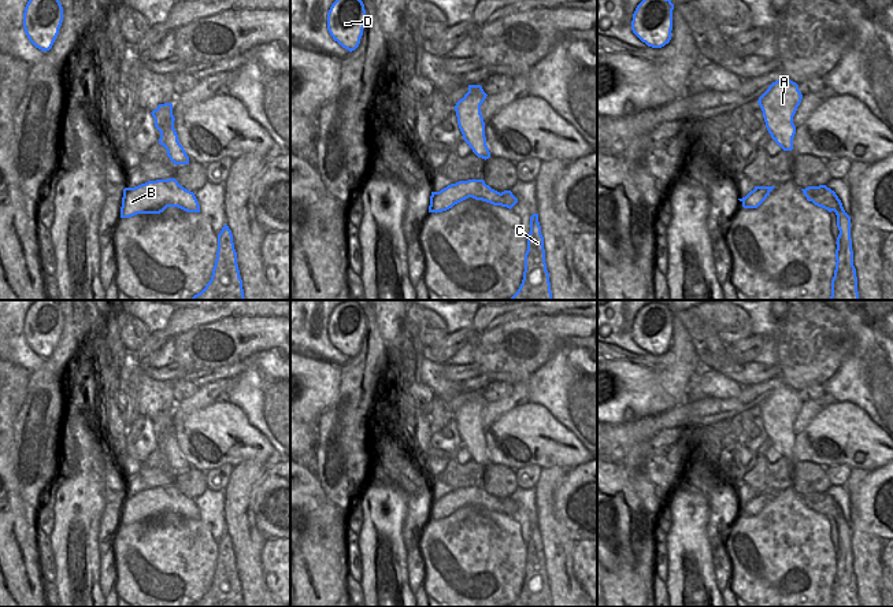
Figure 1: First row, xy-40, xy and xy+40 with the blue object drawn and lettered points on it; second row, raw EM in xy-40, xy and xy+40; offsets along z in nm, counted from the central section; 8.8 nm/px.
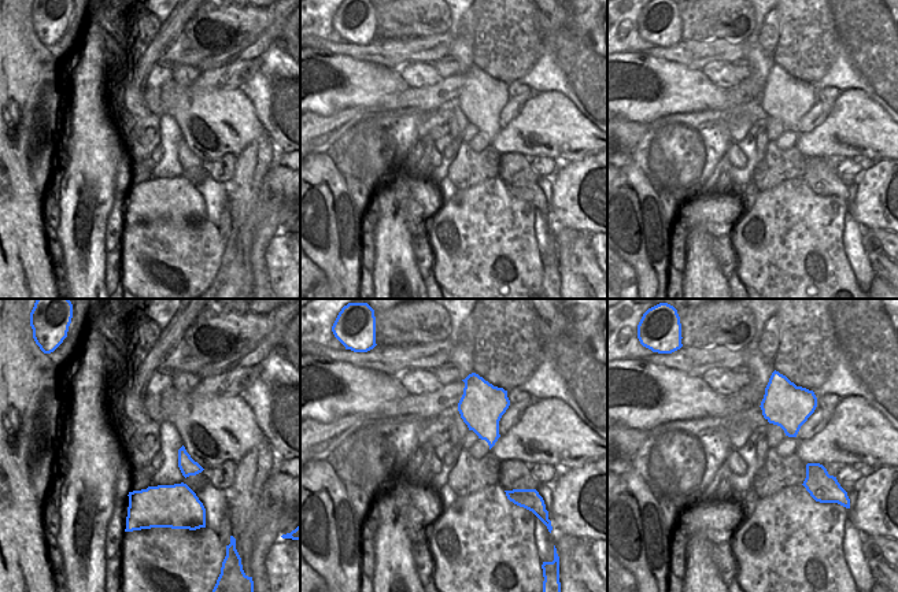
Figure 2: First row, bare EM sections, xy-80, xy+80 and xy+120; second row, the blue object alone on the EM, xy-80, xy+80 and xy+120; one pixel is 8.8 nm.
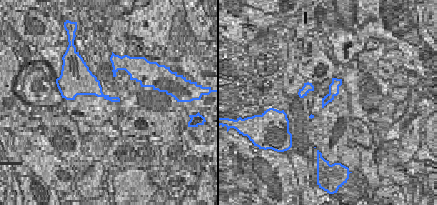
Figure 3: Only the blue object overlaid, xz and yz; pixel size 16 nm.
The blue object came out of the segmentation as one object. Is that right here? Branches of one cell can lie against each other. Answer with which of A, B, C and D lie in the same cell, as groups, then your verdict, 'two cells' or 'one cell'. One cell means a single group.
A B D / C | two cells

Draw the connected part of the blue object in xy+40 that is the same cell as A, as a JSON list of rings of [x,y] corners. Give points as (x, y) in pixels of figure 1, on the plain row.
[[[778,386],[759,404],[766,434],[771,445],[783,456],[793,456],[796,433],[793,423],[803,406],[798,392],[790,386]]]

